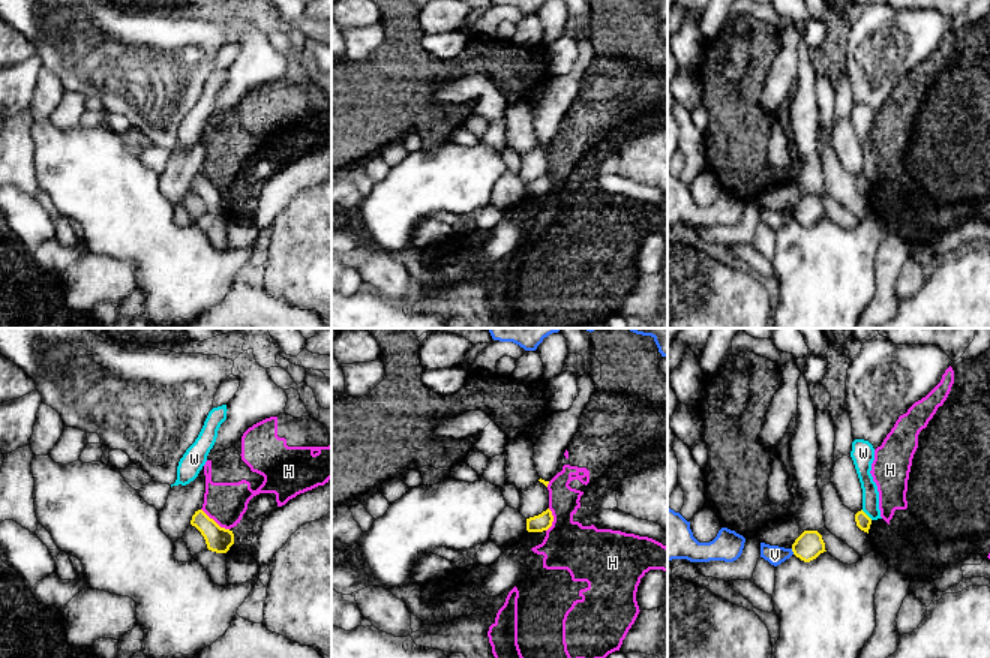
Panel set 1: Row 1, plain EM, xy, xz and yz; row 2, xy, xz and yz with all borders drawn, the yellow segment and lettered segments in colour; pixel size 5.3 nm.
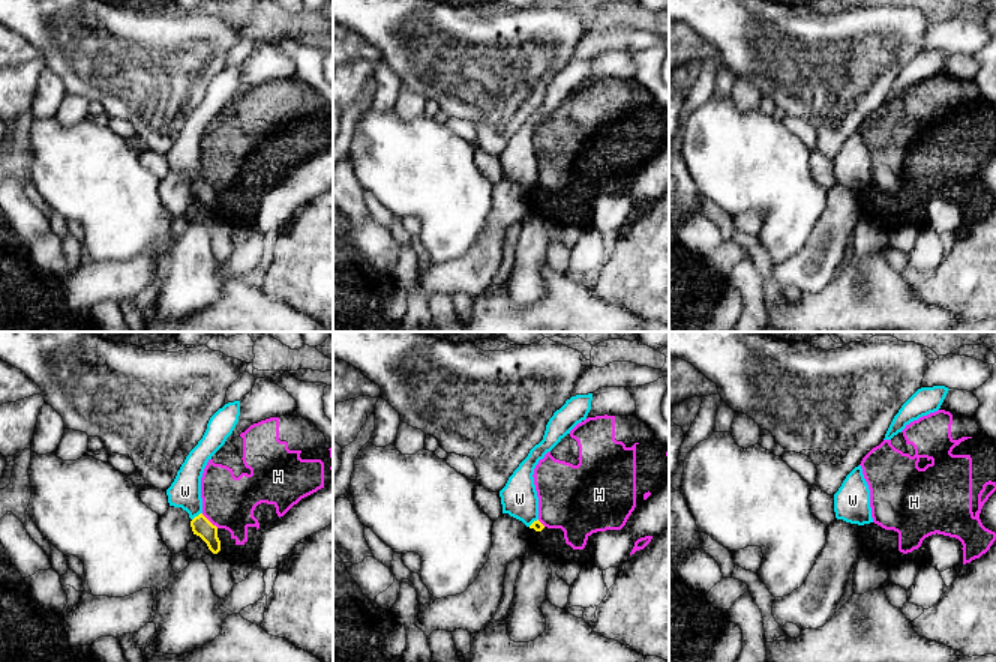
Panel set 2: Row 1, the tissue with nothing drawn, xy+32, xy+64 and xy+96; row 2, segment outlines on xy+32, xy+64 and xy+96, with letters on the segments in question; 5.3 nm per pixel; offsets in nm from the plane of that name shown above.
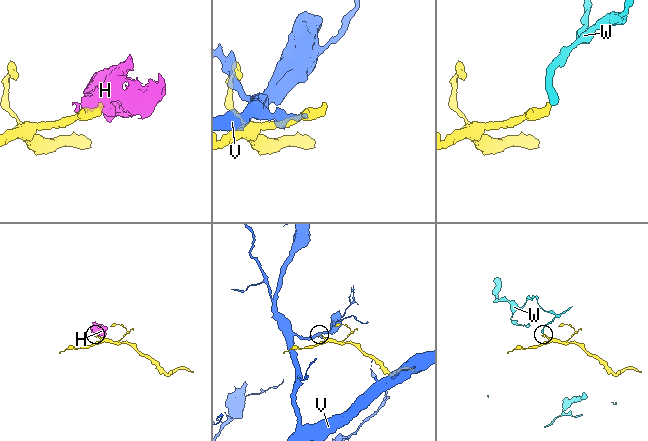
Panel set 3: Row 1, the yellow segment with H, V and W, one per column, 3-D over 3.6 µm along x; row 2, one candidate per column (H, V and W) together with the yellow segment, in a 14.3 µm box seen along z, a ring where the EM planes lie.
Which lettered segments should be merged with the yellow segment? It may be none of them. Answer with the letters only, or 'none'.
none

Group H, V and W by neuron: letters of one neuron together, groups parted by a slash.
H / V / W

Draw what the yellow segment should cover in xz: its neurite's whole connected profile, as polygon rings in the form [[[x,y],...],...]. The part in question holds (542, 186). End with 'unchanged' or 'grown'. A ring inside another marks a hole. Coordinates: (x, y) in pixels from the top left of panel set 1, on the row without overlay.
[[[548,172],[538,180],[526,183],[526,195],[528,196],[543,196],[552,190],[554,180],[552,175]]] | unchanged

